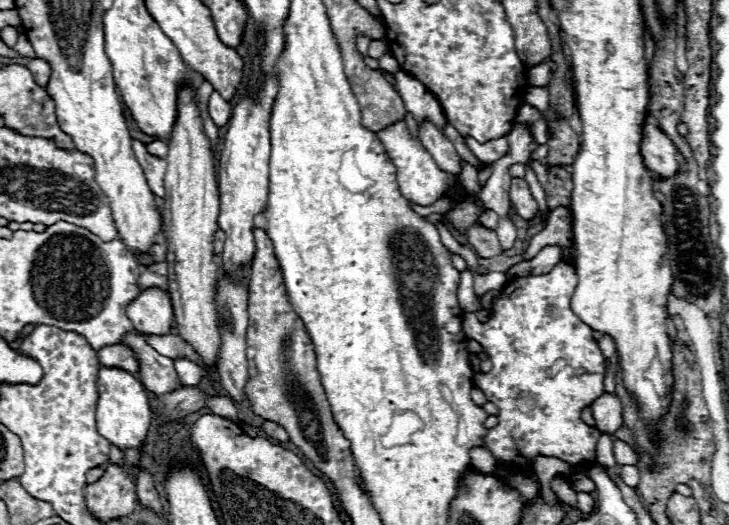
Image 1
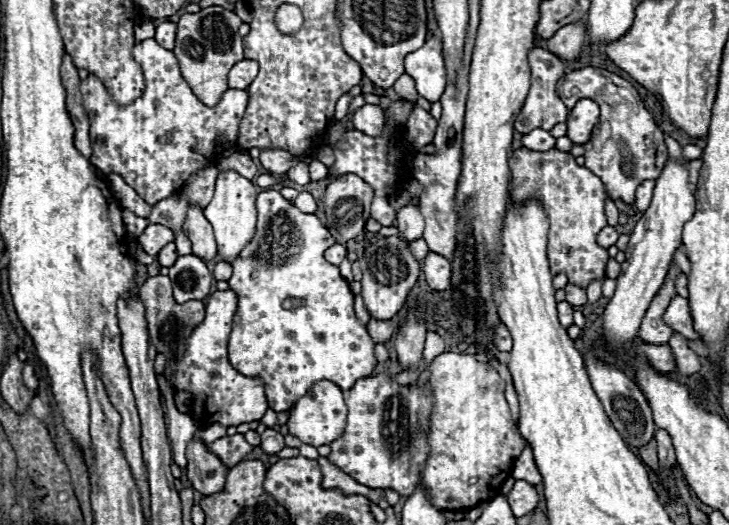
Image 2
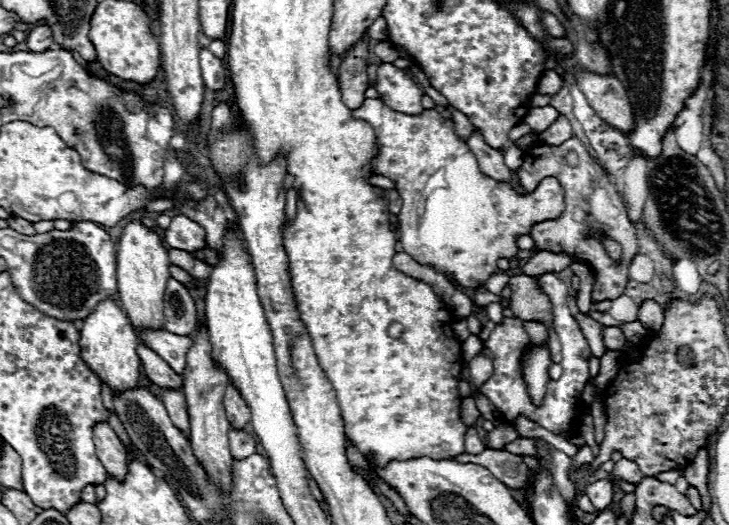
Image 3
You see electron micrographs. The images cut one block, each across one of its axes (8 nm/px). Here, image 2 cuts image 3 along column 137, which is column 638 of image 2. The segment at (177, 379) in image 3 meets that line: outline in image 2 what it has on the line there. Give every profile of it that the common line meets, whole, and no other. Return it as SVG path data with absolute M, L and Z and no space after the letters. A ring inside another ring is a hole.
M642 344L638 348L640 354L644 354L648 358L648 362L660 370L660 372L676 372L676 362L672 356L672 348L668 344L660 344L660 346L652 346L652 344Z

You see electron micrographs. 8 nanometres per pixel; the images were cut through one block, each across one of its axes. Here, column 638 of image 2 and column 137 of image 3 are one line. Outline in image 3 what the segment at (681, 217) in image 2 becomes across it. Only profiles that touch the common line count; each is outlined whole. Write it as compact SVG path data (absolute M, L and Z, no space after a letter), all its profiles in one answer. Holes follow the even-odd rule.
M130 220L124 226L120 242L116 244L116 280L120 304L136 328L162 330L164 324L164 290L170 278L170 258L164 240L156 230L146 228L140 220Z

